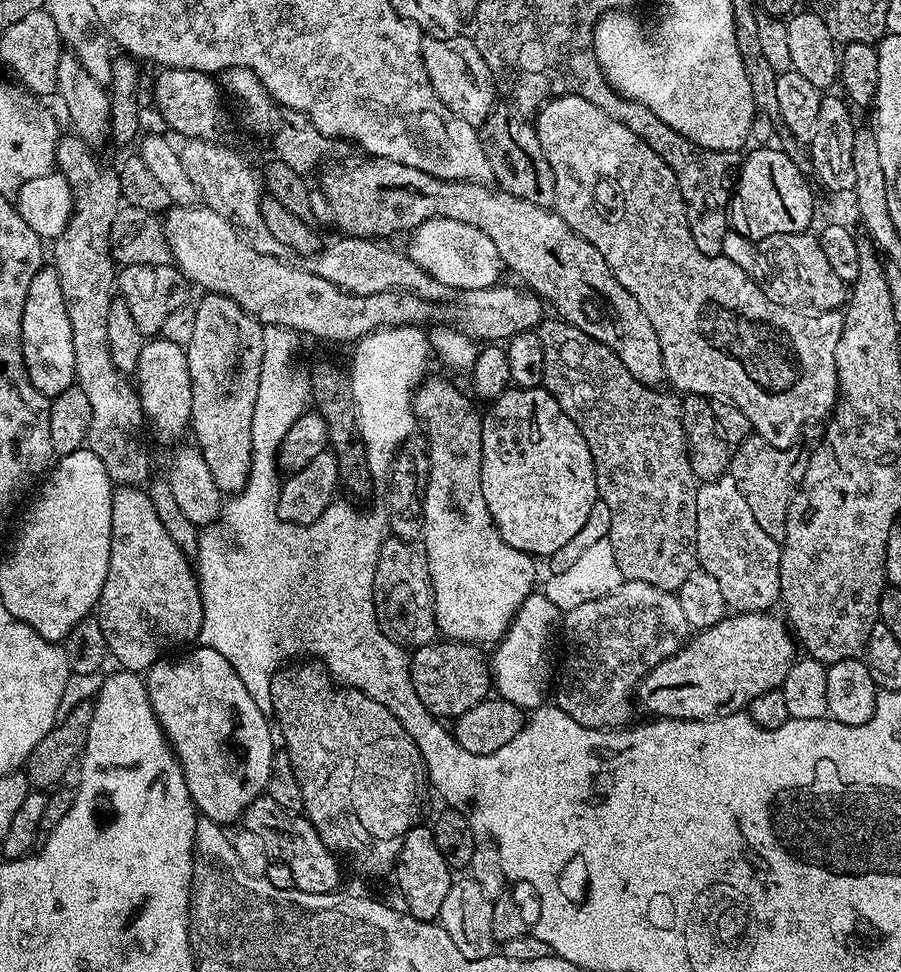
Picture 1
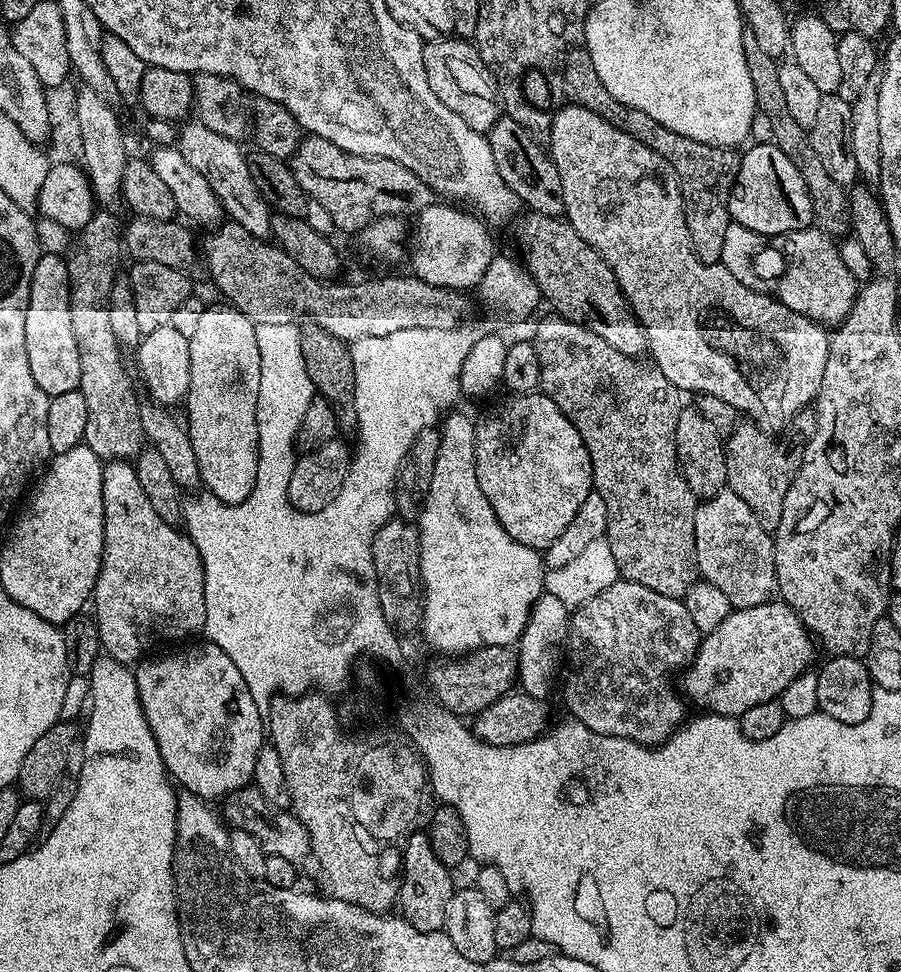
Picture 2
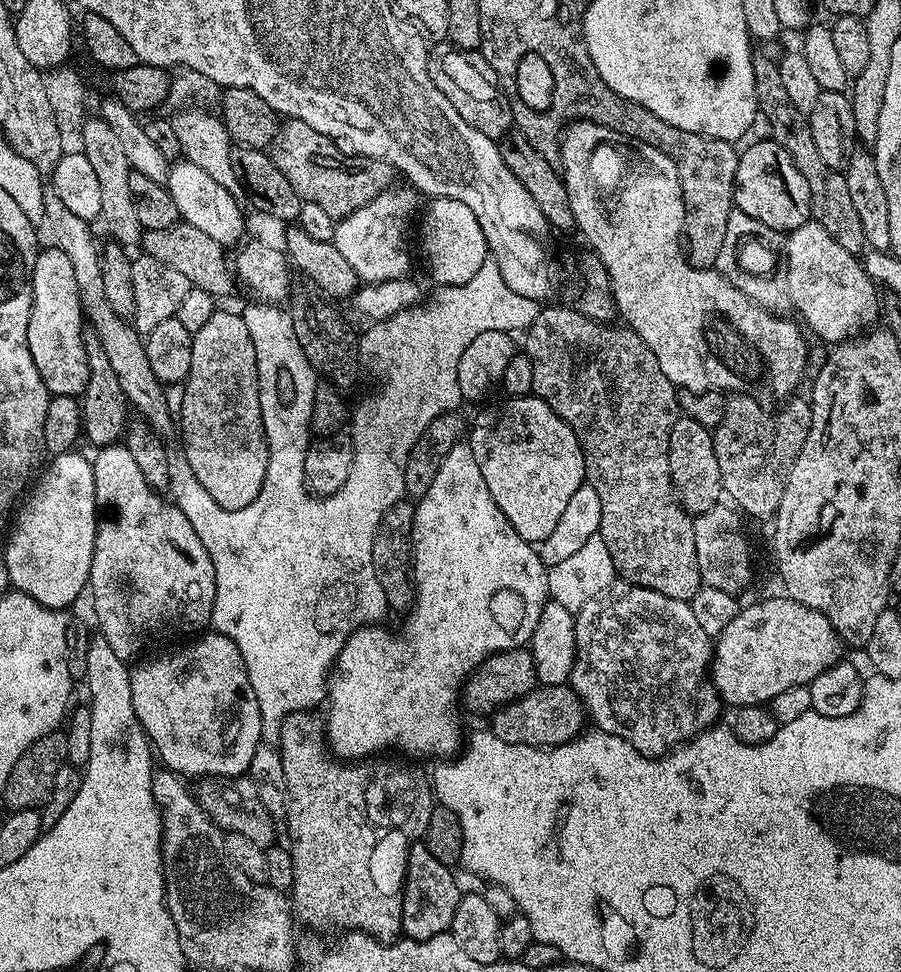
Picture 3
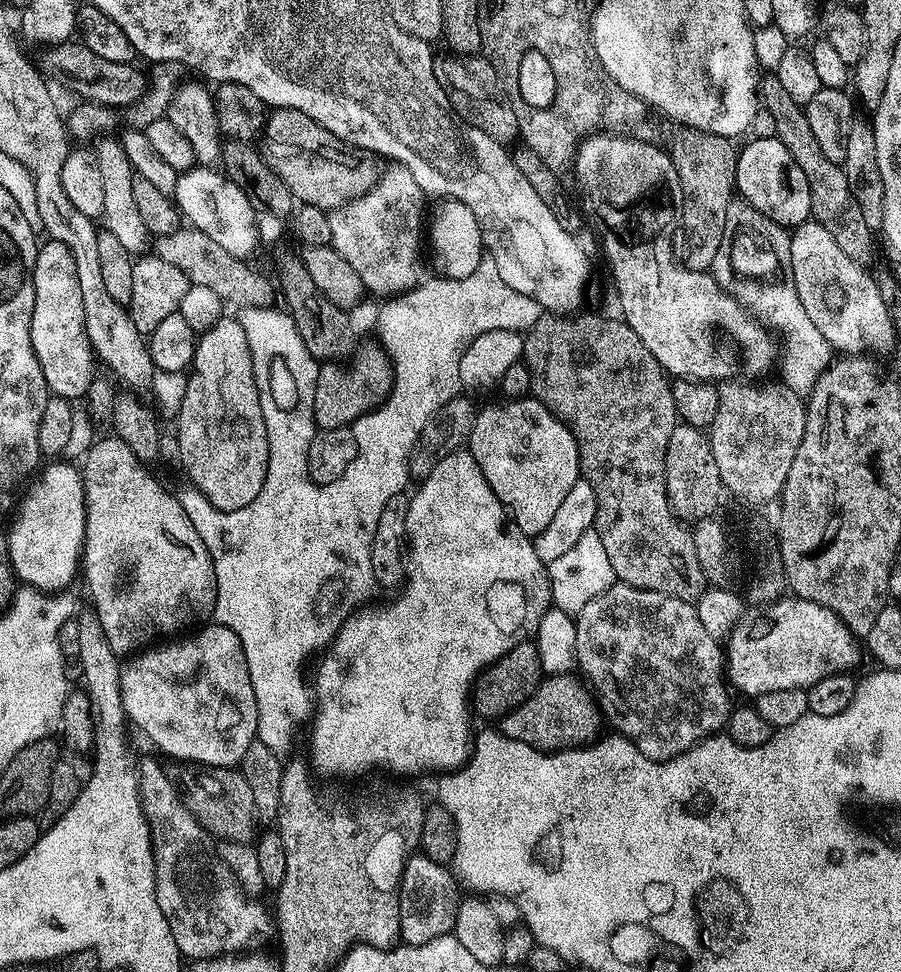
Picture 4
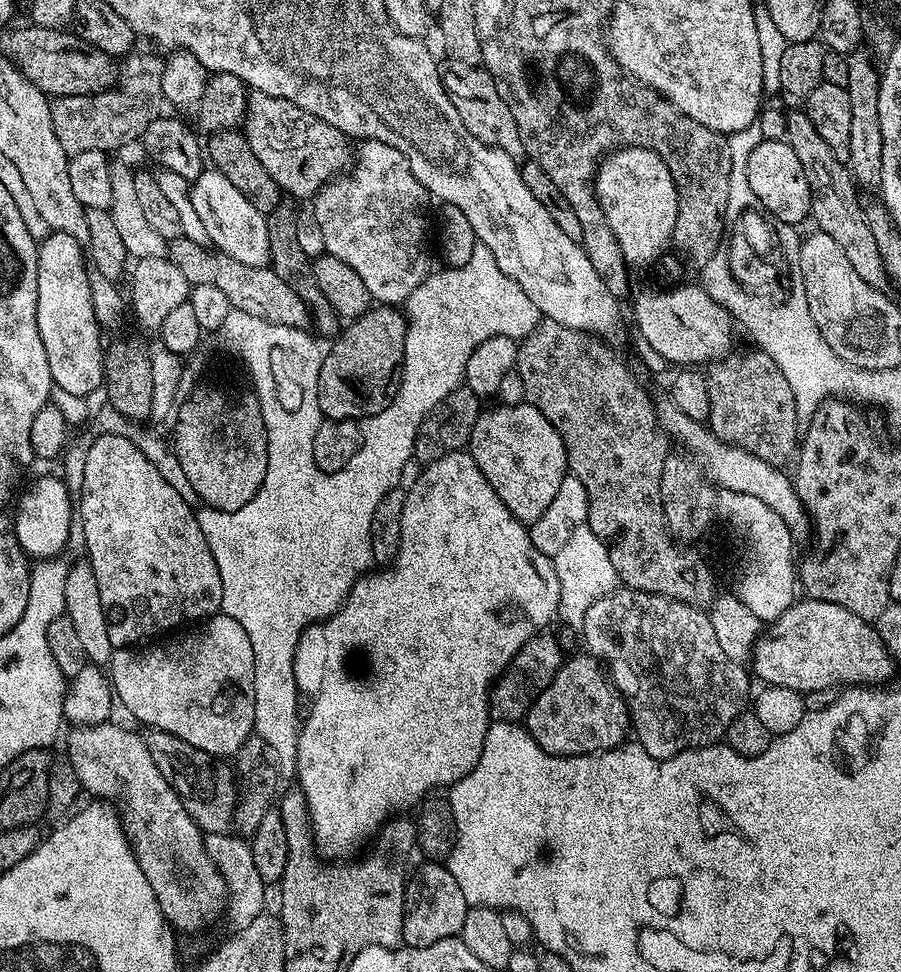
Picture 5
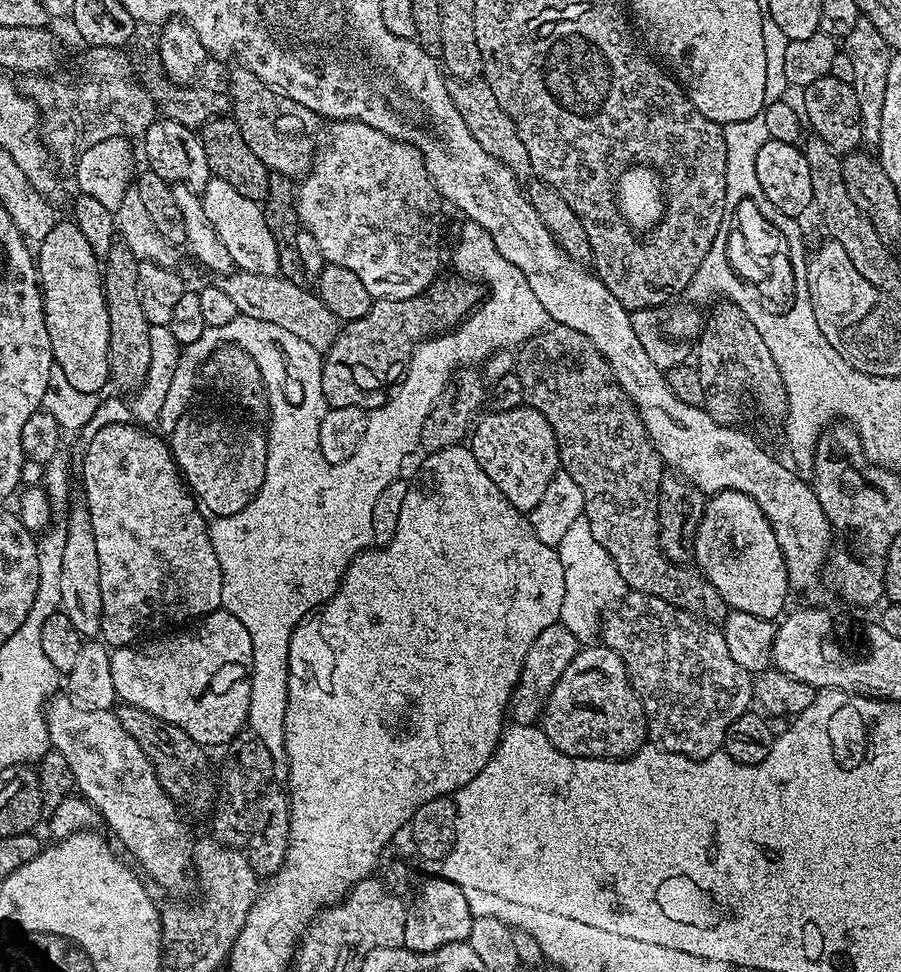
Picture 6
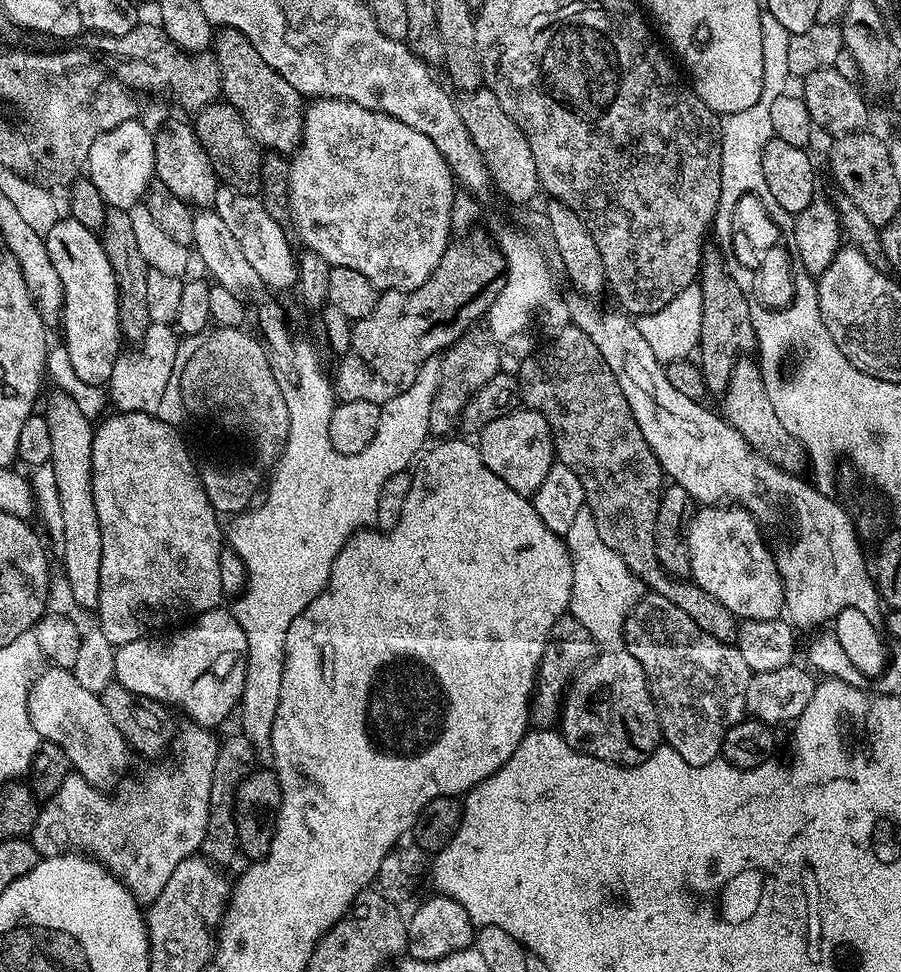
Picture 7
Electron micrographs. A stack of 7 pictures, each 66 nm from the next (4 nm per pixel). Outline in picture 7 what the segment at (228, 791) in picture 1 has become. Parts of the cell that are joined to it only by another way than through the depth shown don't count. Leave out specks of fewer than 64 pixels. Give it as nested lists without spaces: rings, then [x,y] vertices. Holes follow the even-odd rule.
[[[224,606],[201,612],[181,628],[181,632],[161,640],[145,638],[119,645],[114,662],[115,683],[135,696],[145,696],[165,706],[177,704],[191,723],[216,730],[240,703],[248,665],[246,634]]]

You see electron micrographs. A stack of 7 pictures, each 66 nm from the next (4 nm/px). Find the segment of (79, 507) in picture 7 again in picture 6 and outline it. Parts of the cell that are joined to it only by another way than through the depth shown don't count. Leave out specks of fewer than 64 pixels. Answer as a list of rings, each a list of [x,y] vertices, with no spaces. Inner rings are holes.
[[[79,506],[69,514],[64,524],[66,530],[66,546],[62,550],[62,575],[58,587],[62,589],[60,608],[74,622],[74,630],[78,630],[81,637],[96,638],[100,636],[102,626],[102,574],[98,574],[98,546],[94,542],[94,526],[90,526],[90,514],[87,507]]]

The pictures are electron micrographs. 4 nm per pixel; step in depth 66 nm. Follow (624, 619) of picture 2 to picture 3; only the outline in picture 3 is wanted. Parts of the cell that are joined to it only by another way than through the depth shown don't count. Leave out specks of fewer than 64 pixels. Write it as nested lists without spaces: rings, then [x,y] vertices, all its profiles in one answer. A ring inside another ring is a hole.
[[[614,582],[605,592],[590,598],[586,606],[582,606],[579,612],[575,613],[576,617],[576,664],[572,668],[570,677],[570,686],[580,695],[584,702],[587,715],[590,717],[597,729],[611,736],[621,736],[634,750],[638,750],[644,756],[659,758],[667,756],[673,750],[688,743],[692,737],[699,732],[705,732],[706,729],[713,727],[716,720],[722,716],[722,701],[716,692],[716,688],[710,679],[710,669],[712,667],[712,654],[714,651],[713,637],[702,630],[698,618],[694,618],[694,610],[691,603],[687,600],[678,598],[666,598],[666,594],[658,594],[649,588],[643,588],[637,584],[627,582]]]

